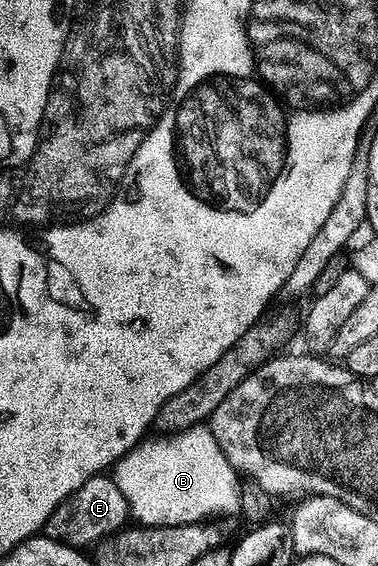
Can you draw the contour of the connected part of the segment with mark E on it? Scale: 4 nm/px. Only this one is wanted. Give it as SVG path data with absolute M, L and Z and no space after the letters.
M99 474L88 478L88 482L80 486L80 490L64 498L64 502L60 502L56 510L52 510L44 534L56 542L67 544L70 548L90 550L107 537L125 529L130 519L130 507L124 494L120 494L116 482L109 475Z

